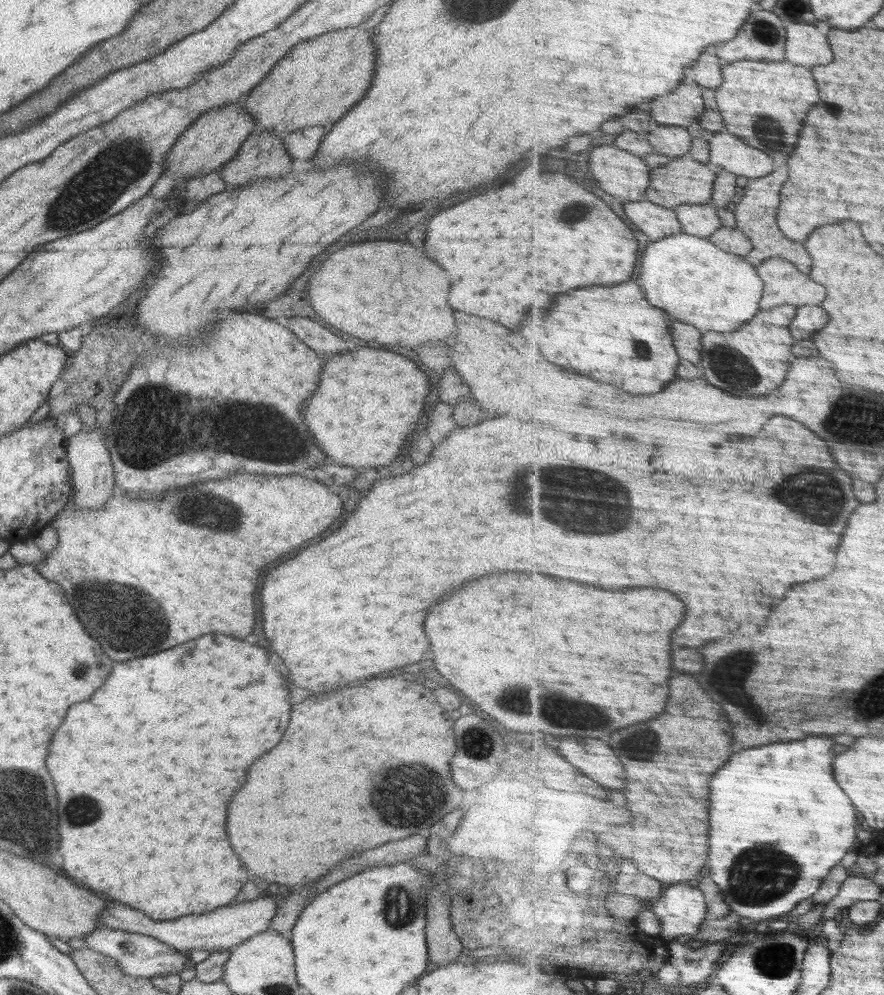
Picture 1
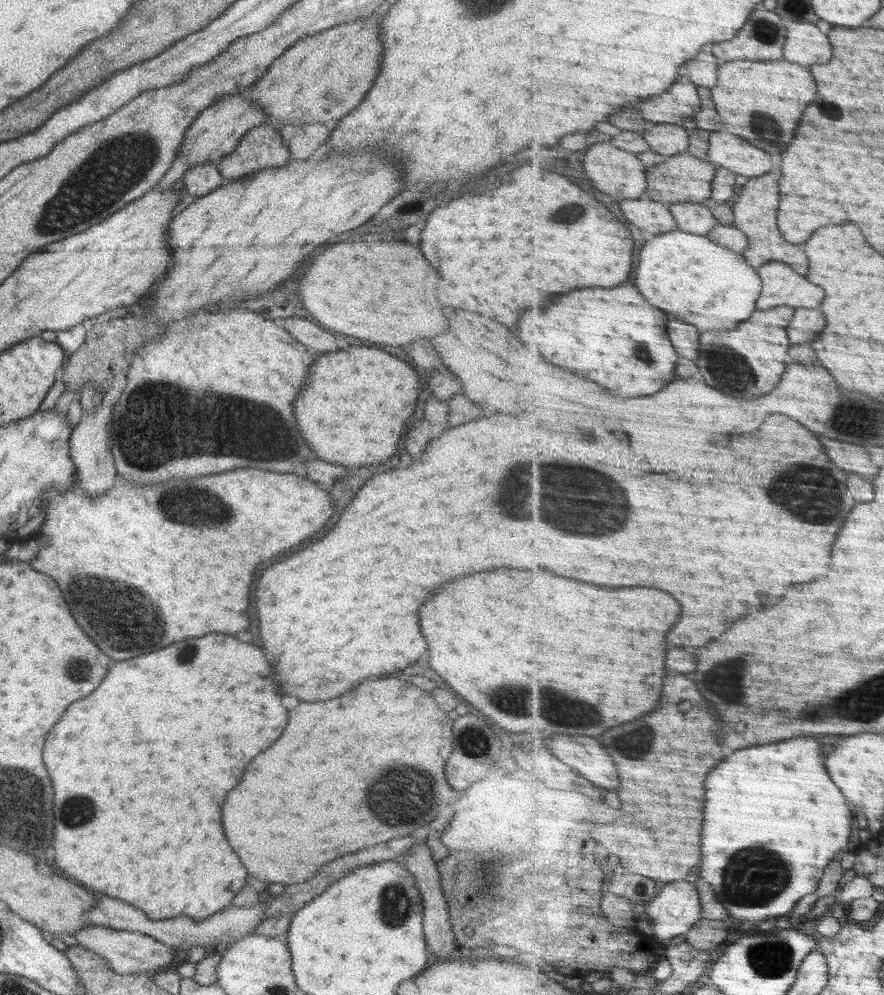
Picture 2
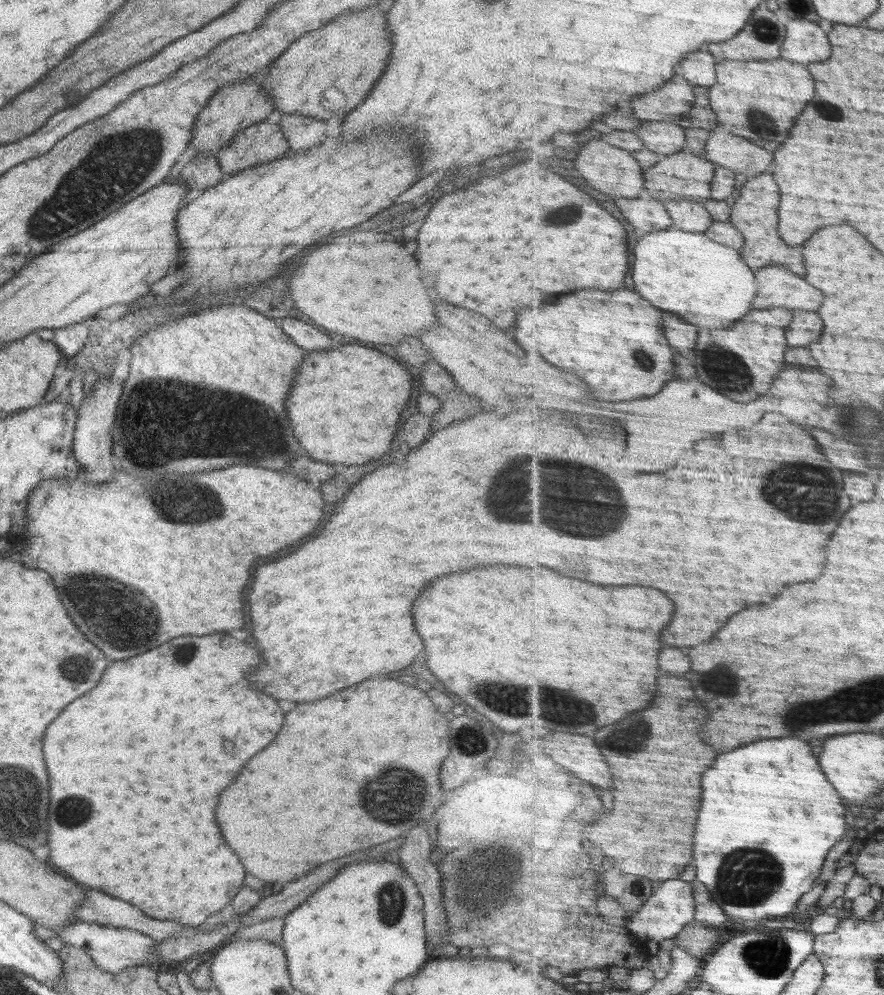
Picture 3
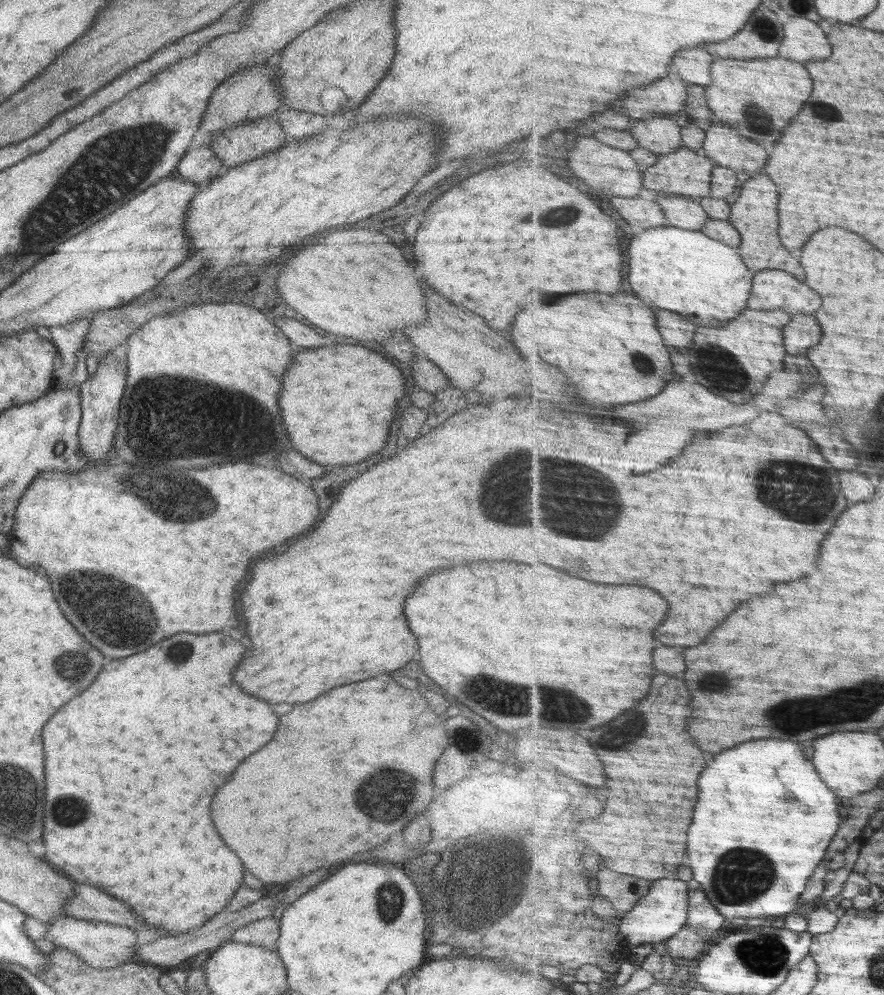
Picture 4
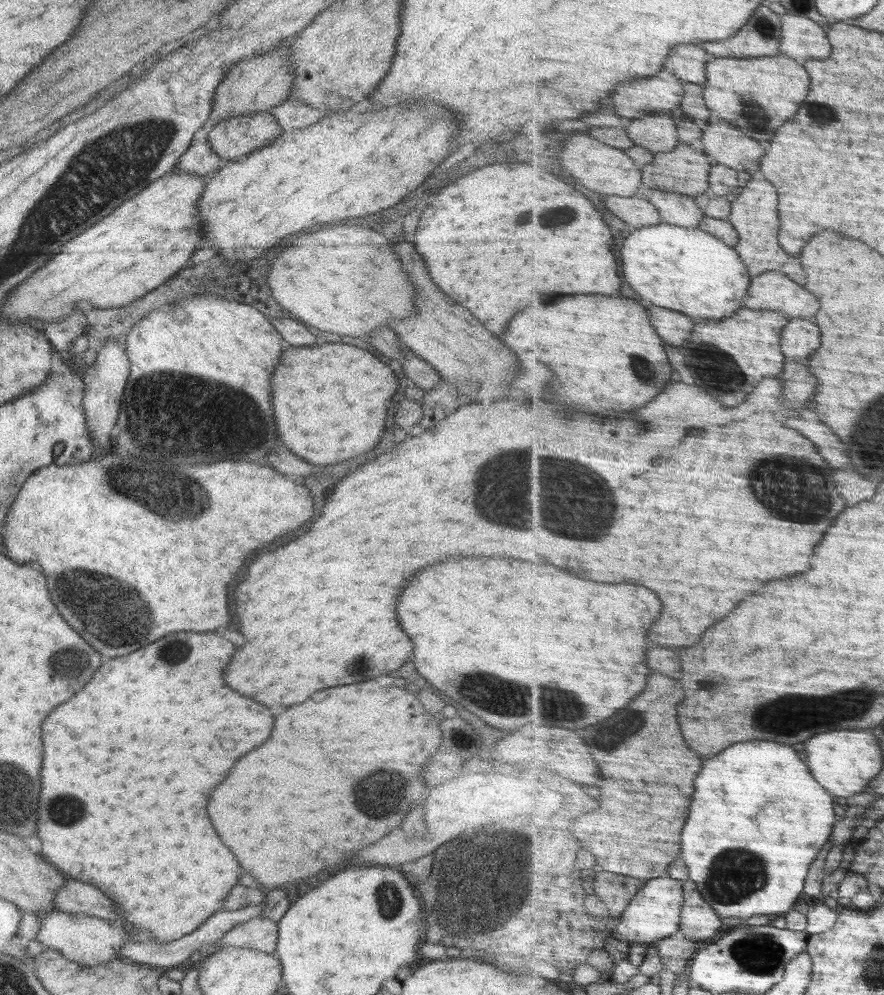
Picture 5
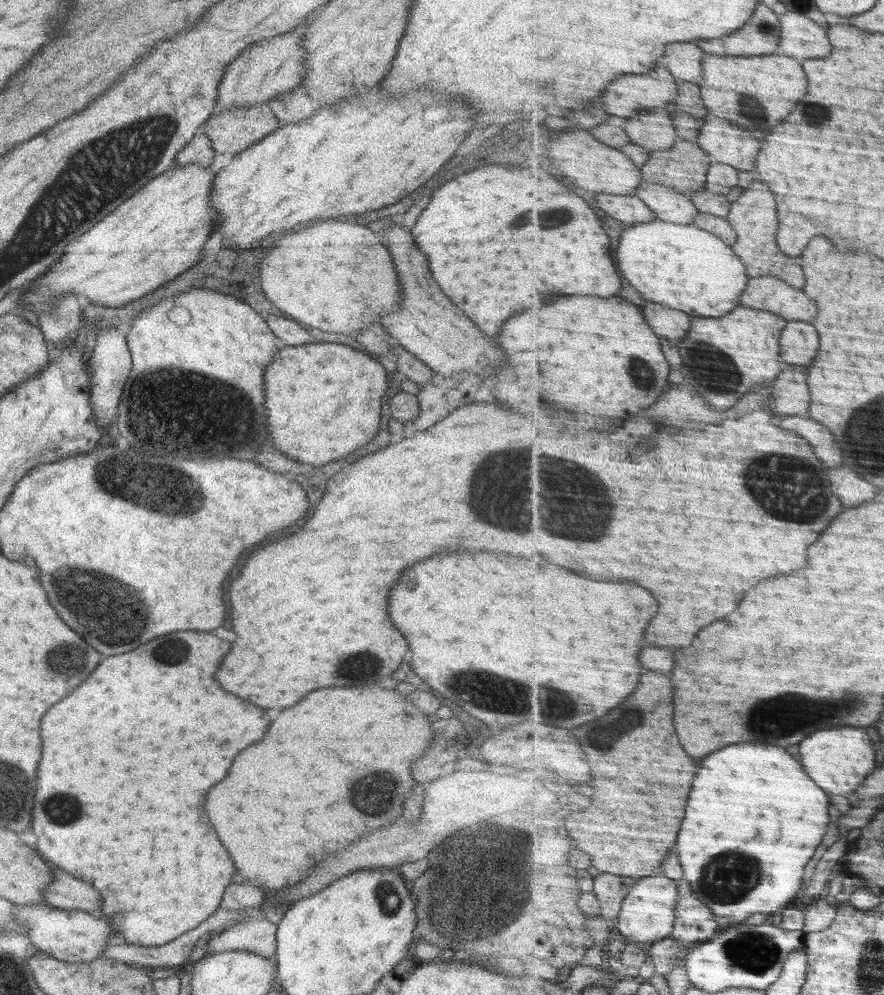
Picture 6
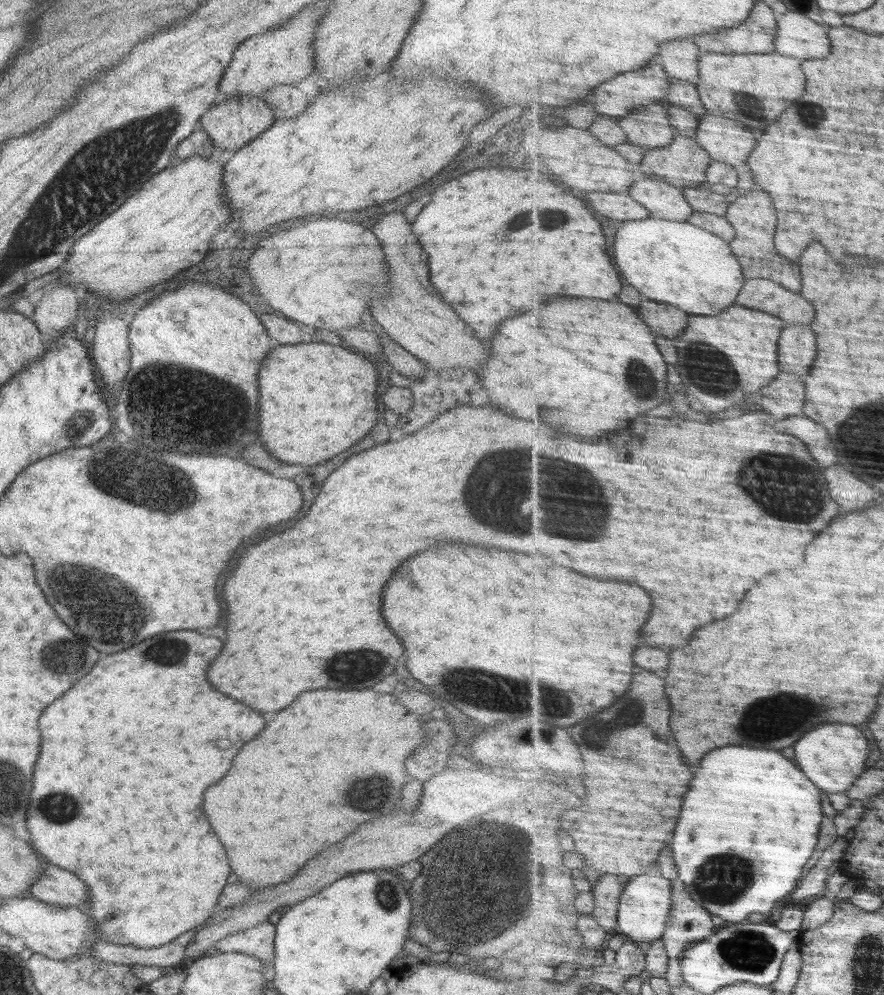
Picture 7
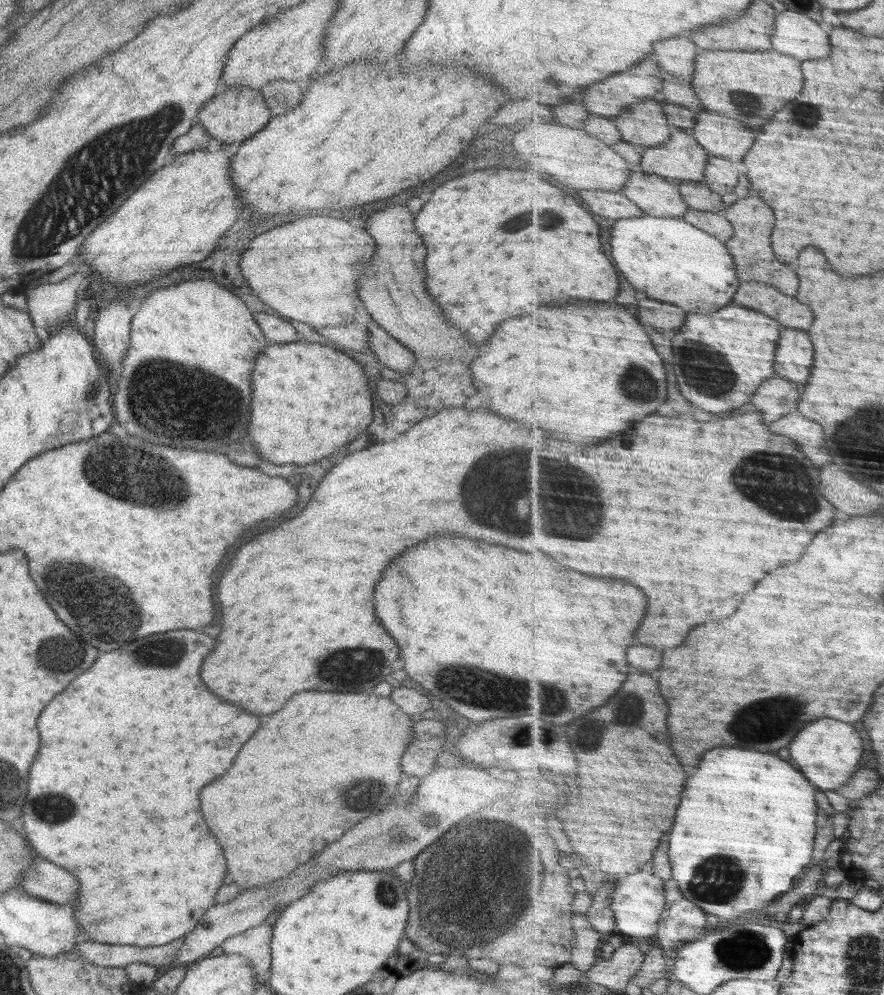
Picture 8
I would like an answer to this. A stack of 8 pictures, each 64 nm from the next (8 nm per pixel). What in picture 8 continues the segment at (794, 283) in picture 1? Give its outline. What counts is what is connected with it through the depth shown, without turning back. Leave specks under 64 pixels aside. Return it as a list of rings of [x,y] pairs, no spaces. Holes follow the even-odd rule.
[[[742,282],[736,302],[739,305],[752,306],[790,328],[812,328],[814,324],[814,312],[800,304],[794,296],[782,294],[780,288],[770,286],[766,282]]]

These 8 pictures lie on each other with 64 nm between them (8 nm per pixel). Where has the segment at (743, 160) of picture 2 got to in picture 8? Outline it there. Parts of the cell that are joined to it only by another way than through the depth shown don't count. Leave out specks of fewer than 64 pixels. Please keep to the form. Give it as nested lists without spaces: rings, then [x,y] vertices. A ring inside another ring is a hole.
[[[707,110],[697,115],[692,134],[712,156],[726,157],[732,162],[744,160],[756,142],[754,130],[745,122]]]

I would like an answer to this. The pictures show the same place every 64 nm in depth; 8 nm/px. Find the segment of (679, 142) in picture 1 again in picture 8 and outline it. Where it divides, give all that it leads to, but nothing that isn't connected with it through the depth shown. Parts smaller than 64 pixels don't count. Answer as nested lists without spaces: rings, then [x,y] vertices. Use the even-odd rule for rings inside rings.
[[[654,98],[628,107],[613,119],[626,141],[644,149],[668,143],[675,129],[662,103]]]

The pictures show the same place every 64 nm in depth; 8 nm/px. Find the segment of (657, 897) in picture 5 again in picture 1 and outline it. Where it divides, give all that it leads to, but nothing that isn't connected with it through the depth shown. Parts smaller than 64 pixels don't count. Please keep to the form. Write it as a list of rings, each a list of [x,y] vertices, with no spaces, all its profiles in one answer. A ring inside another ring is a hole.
[[[676,883],[667,886],[663,896],[653,901],[652,910],[662,925],[660,937],[673,942],[684,934],[696,935],[708,919],[708,900],[699,887]]]

